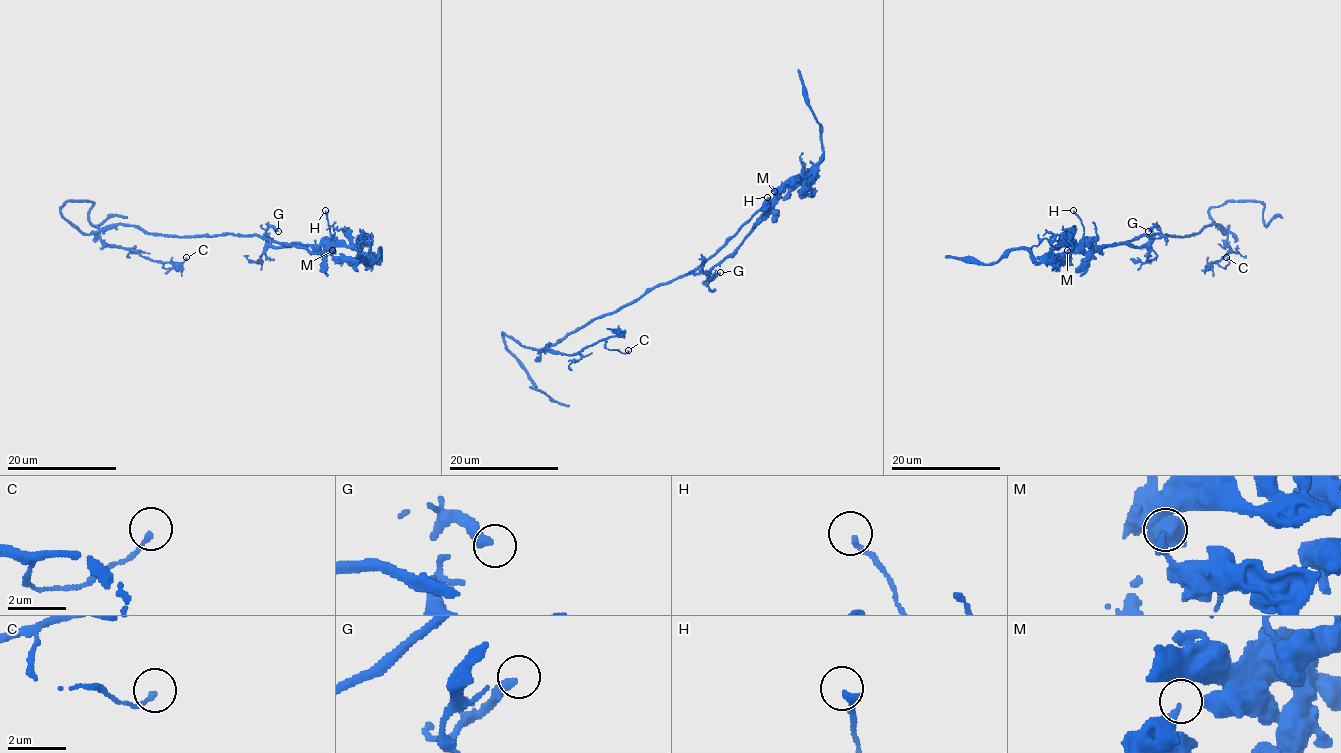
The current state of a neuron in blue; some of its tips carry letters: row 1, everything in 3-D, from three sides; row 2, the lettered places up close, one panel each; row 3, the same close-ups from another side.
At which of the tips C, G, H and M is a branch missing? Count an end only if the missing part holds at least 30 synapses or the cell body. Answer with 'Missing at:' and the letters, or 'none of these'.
Missing at: none of these

